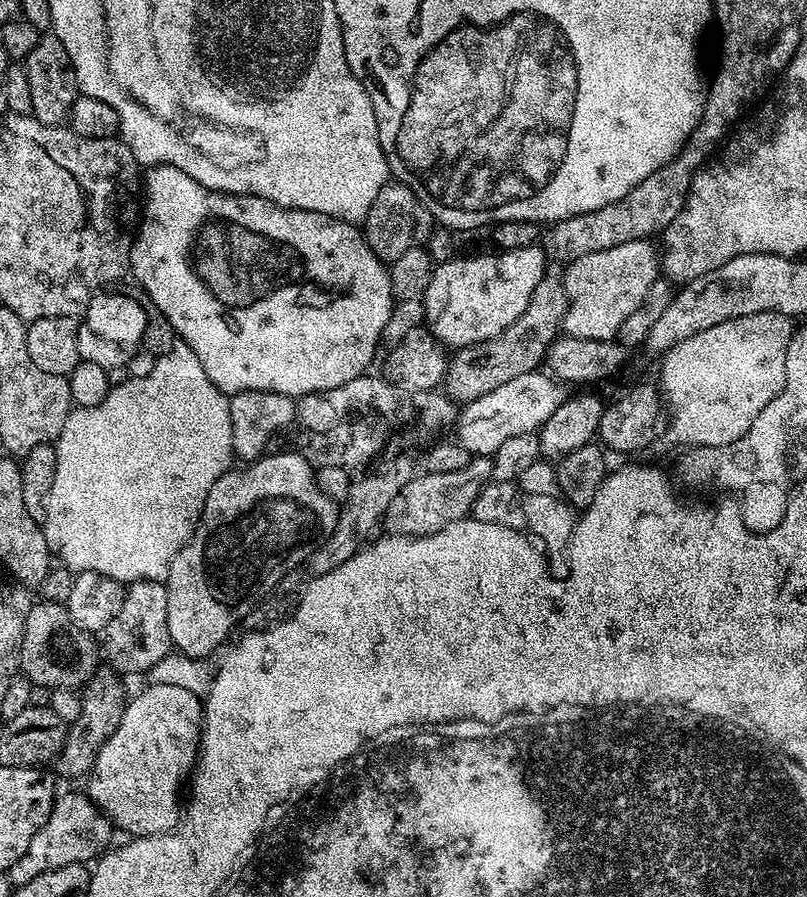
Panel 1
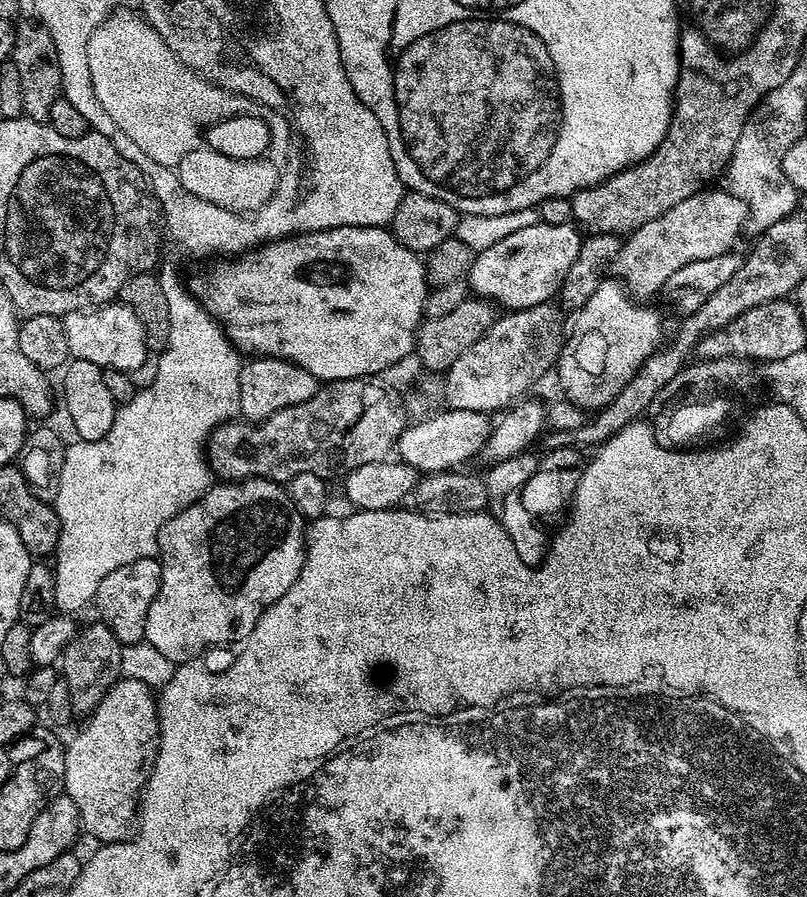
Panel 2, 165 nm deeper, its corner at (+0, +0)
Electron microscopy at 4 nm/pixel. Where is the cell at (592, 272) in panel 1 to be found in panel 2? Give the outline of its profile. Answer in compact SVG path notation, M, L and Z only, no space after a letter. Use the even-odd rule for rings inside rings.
M701 190L686 198L686 202L678 202L678 206L670 206L666 214L654 218L654 222L646 222L646 226L637 228L623 241L620 247L619 259L632 260L632 288L630 292L637 301L644 302L656 291L663 289L667 285L670 274L682 270L690 262L698 262L702 258L714 258L727 252L733 251L737 246L736 239L740 236L744 224L749 223L748 207L742 198L738 198L727 190L721 192L708 192L712 190Z

